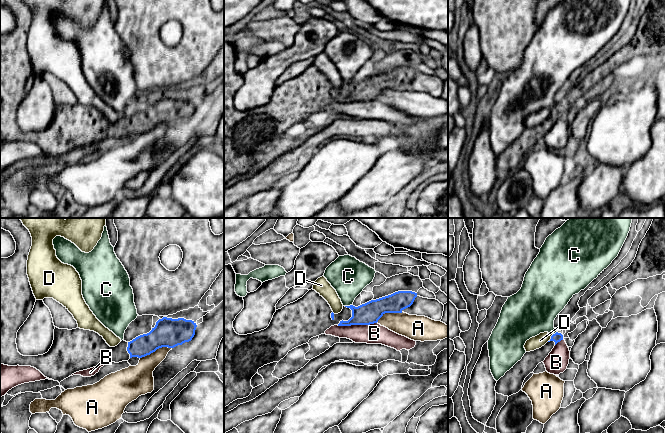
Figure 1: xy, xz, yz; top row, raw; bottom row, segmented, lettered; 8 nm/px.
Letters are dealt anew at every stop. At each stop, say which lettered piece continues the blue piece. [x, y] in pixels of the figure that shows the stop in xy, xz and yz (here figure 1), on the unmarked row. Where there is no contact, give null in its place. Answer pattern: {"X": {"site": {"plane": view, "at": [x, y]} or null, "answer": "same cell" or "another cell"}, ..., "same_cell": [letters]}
{"A": {"site": {"plane": "xy", "at": [155, 126]}, "answer": "another cell"}, "B": {"site": {"plane": "xz", "at": [356, 100]}, "answer": "another cell"}, "C": {"site": {"plane": "xz", "at": [348, 82]}, "answer": "another cell"}, "D": {"site": {"plane": "yz", "at": [551, 114]}, "answer": "another cell"}, "same_cell": []}

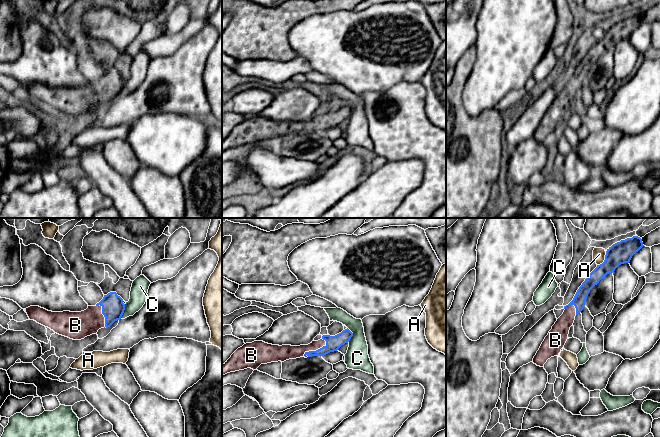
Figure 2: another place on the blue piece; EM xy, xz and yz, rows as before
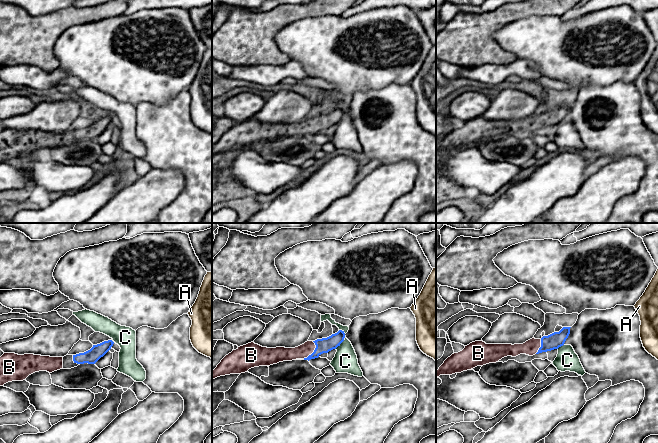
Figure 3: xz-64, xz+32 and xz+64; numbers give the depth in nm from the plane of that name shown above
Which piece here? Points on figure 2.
{"A": {"site": {"plane": "yz", "at": [605, 35]}, "answer": "another cell"}, "B": {"site": {"plane": "xz", "at": [316, 126]}, "answer": "same cell"}, "C": {"site": {"plane": "xz", "at": [352, 111]}, "answer": "another cell"}, "same_cell": ["B"]}

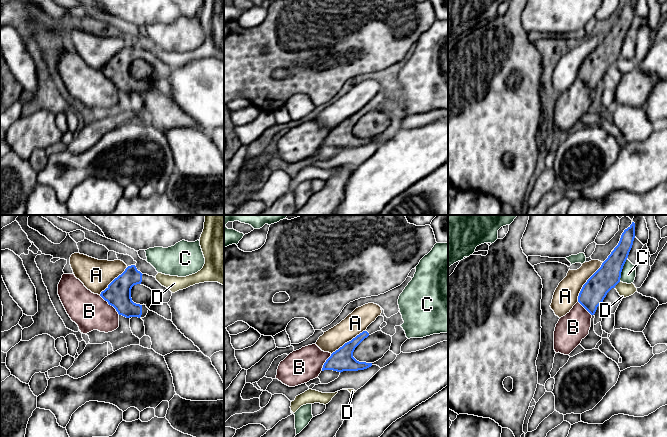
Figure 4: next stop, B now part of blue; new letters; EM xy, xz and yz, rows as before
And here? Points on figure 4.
{"A": {"site": {"plane": "yz", "at": [586, 58]}, "answer": "another cell"}, "B": {"site": {"plane": "xy", "at": [110, 80]}, "answer": "another cell"}, "C": {"site": {"plane": "yz", "at": [621, 46]}, "answer": "another cell"}, "D": {"site": {"plane": "yz", "at": [617, 59]}, "answer": "another cell"}, "same_cell": []}

